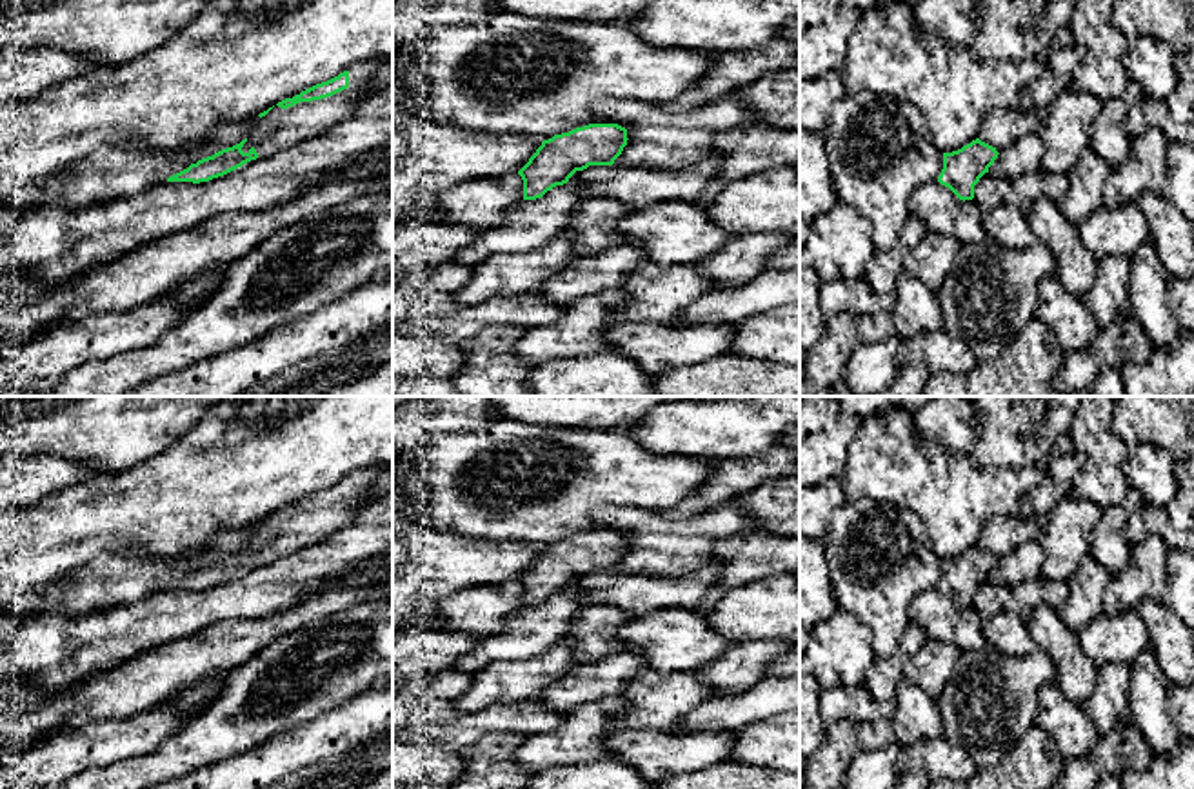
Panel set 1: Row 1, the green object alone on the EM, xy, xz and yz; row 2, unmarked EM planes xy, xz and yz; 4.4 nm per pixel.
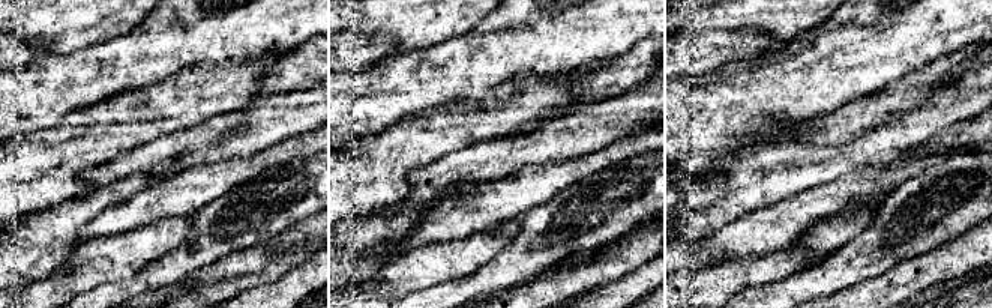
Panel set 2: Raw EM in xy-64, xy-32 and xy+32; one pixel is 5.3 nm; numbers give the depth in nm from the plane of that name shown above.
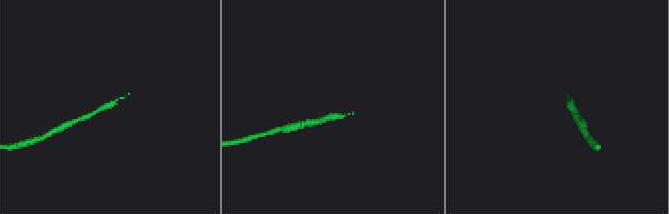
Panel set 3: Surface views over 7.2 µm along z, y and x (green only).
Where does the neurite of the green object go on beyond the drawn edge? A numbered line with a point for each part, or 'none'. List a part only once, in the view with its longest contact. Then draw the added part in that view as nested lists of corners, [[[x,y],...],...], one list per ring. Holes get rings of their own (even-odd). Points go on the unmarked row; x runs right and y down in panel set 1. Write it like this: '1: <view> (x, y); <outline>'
1: xy (280, 535); [[[365,467],[349,476],[349,494],[313,509],[282,516],[274,513],[249,540],[242,558],[256,556],[258,565],[271,564],[298,547],[305,547],[349,524],[376,494],[373,484],[393,467]]]

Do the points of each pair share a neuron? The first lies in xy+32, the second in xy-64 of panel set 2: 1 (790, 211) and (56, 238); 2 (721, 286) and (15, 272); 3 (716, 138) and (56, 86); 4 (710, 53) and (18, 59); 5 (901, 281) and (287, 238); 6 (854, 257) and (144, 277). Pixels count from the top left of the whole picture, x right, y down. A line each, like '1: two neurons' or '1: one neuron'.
1: two neurons
2: two neurons
3: one neuron
4: one neuron
5: two neurons
6: one neuron

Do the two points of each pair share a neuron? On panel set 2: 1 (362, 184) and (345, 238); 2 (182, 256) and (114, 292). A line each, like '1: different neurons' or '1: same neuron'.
1: different neurons
2: same neuron

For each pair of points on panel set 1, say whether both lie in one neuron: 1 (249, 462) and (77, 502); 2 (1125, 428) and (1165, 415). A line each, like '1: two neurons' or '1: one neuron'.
1: one neuron
2: one neuron

